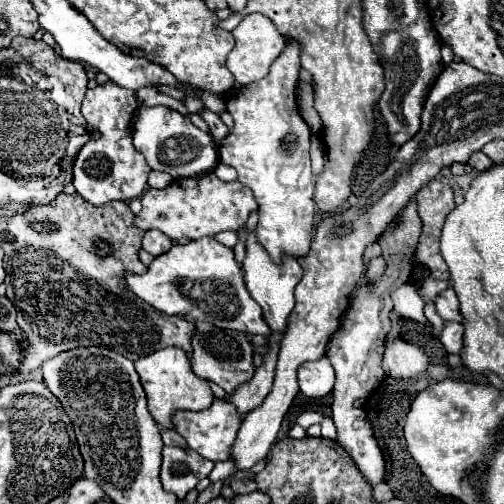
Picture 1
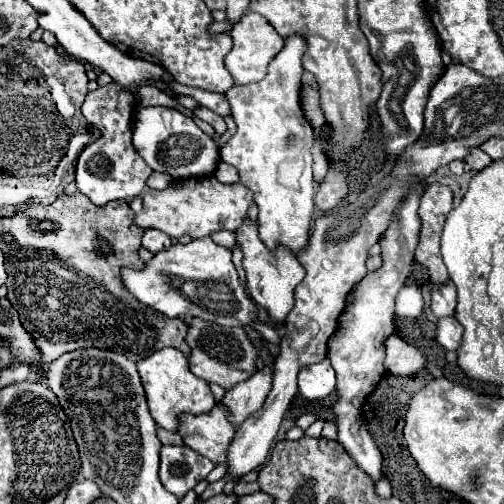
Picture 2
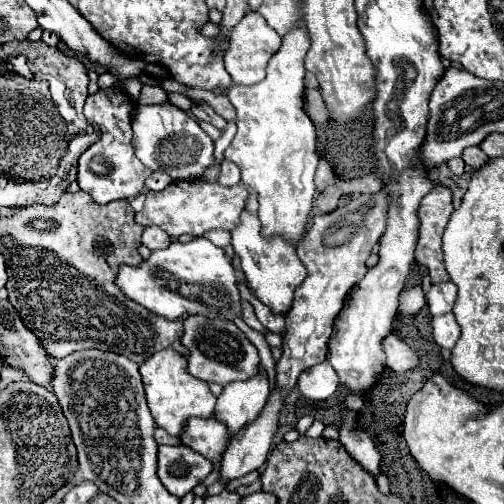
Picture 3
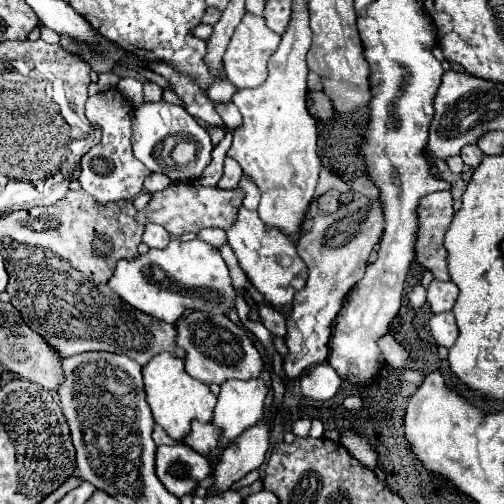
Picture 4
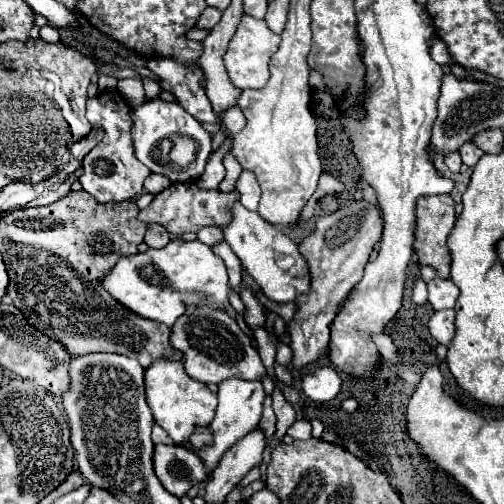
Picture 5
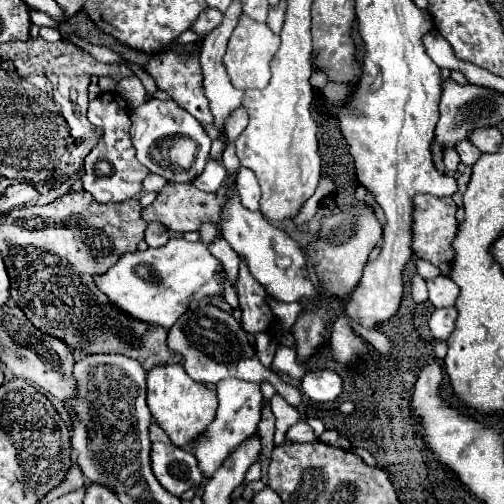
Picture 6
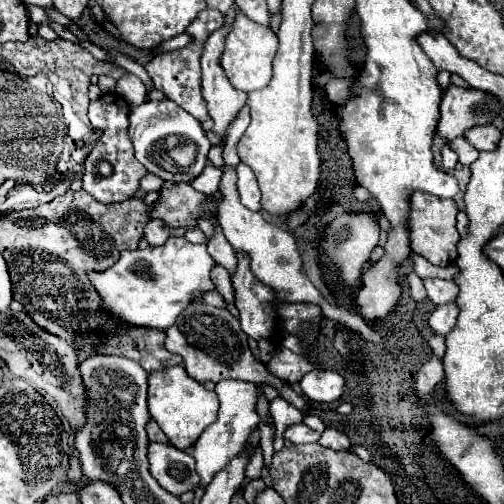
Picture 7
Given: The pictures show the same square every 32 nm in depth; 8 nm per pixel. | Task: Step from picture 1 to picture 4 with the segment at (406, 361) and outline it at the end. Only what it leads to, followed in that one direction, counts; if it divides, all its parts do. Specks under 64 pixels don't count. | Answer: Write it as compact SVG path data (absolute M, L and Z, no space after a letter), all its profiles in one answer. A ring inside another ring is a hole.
M390 334L378 338L378 346L380 346L382 354L384 354L384 360L386 360L390 366L394 366L394 368L404 368L404 366L410 364L408 352L406 352Z

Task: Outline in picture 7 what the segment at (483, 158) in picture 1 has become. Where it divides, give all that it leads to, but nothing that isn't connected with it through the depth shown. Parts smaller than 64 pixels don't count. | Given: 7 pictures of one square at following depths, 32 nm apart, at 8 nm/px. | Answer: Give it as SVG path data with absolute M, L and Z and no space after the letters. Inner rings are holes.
M462 136L450 140L448 146L458 154L458 162L464 164L464 166L470 166L470 164L478 158L478 154L480 154L480 152L478 152L476 148L472 148L472 146L462 138Z

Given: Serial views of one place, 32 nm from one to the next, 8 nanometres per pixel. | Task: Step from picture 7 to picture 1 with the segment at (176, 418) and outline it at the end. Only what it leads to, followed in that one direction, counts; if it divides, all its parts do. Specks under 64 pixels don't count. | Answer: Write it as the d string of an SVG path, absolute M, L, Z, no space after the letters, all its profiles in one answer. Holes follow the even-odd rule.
M162 348L156 350L150 356L144 356L140 360L134 362L136 364L136 372L140 376L140 382L146 390L146 398L148 398L148 410L152 414L152 418L164 426L164 428L174 428L174 412L178 410L192 410L192 412L200 412L212 406L214 402L214 394L208 386L206 380L198 378L192 368L190 362L186 358L186 354L180 348Z

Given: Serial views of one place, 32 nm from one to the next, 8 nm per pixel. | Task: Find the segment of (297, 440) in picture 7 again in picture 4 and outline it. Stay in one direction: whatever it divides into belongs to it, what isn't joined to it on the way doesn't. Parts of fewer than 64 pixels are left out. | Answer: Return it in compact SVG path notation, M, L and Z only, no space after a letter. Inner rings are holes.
M300 418L292 426L292 434L296 434L298 438L306 438L308 436L309 430L311 428L311 419Z

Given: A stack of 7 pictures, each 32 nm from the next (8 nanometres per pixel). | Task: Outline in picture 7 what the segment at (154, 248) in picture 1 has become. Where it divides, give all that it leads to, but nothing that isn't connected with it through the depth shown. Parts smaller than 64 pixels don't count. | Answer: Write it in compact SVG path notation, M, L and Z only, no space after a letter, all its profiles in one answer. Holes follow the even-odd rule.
M156 218L156 220L150 220L150 222L146 224L144 236L146 236L146 240L148 240L150 246L160 246L160 244L164 244L164 242L168 240L170 230L168 230L168 226L166 226L162 220Z

